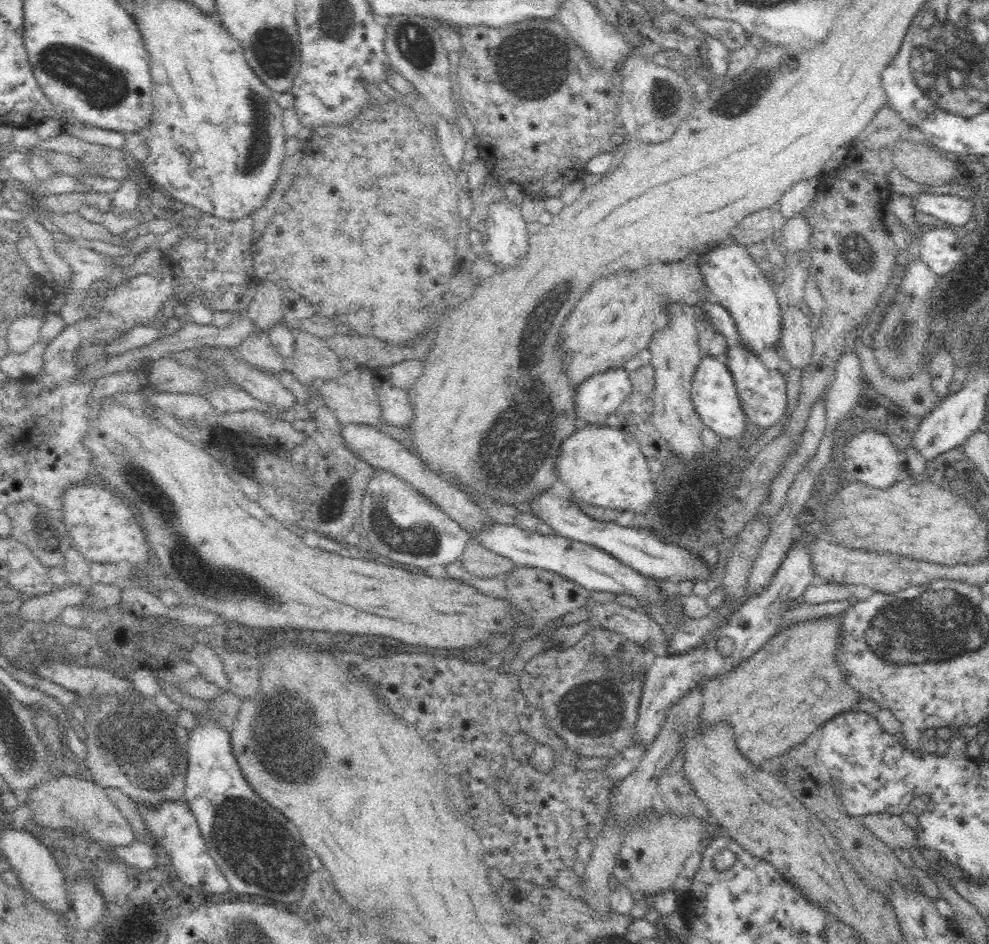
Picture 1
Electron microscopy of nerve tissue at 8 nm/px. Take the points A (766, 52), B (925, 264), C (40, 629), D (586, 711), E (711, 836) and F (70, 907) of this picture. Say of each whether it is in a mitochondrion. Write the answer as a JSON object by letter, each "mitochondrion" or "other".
{"A":"other","B":"other","C":"other","D":"mitochondrion","E":"other","F":"other"}

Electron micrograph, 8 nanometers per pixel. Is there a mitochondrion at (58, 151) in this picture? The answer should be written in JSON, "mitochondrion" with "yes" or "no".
{"mitochondrion":"no"}

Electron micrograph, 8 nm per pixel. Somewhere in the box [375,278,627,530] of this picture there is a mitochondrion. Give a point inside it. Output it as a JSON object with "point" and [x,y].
{"point":[515,462]}

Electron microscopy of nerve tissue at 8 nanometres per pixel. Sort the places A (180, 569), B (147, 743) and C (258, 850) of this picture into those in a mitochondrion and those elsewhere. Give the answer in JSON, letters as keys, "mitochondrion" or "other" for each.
{"A":"other","B":"mitochondrion","C":"mitochondrion"}

